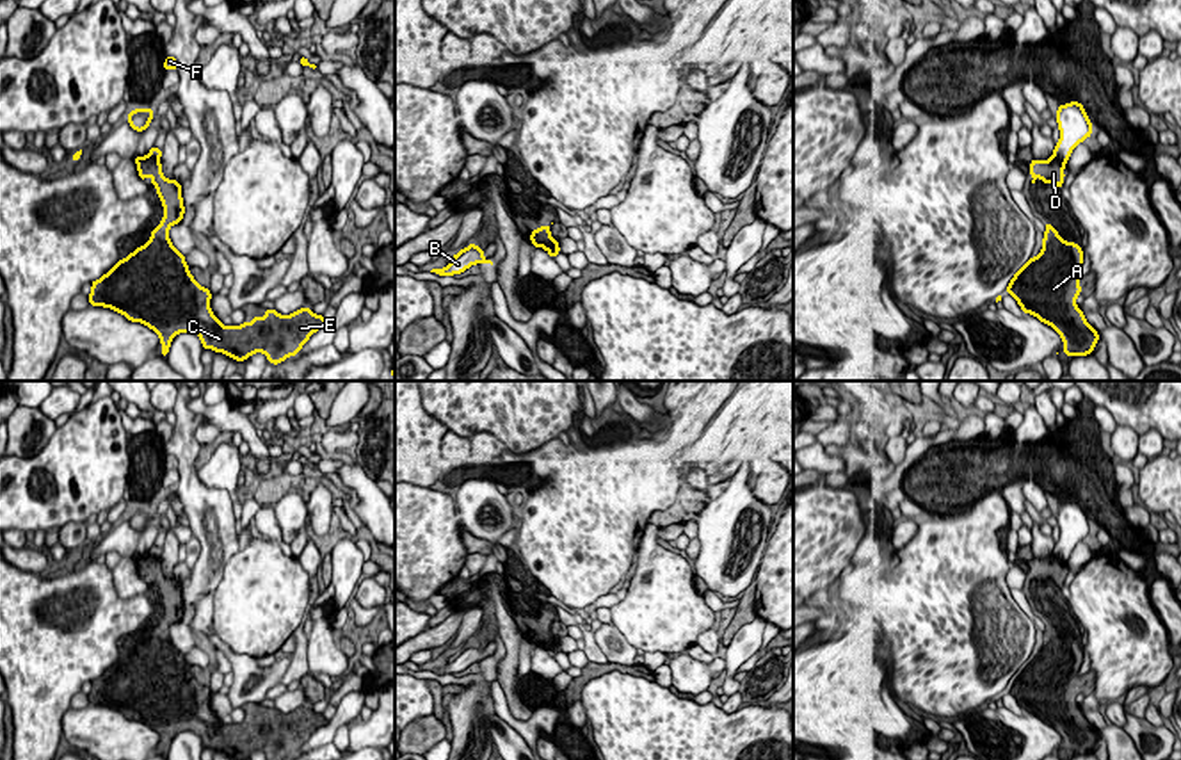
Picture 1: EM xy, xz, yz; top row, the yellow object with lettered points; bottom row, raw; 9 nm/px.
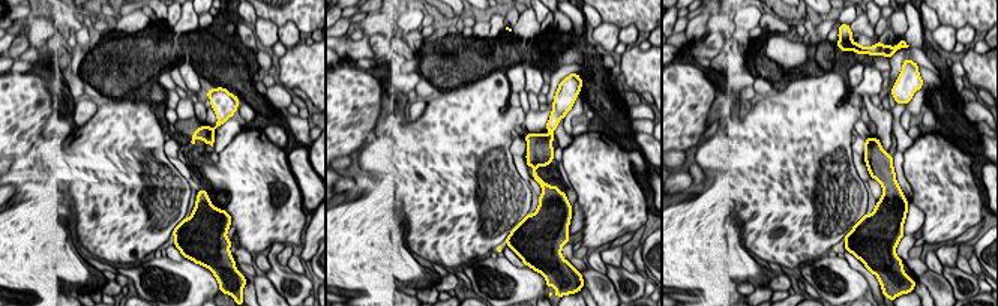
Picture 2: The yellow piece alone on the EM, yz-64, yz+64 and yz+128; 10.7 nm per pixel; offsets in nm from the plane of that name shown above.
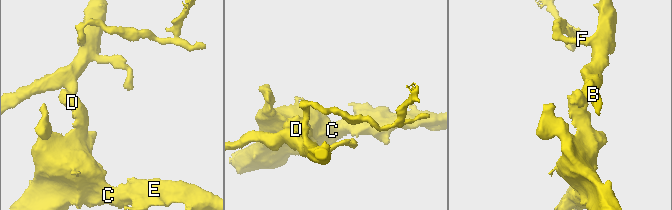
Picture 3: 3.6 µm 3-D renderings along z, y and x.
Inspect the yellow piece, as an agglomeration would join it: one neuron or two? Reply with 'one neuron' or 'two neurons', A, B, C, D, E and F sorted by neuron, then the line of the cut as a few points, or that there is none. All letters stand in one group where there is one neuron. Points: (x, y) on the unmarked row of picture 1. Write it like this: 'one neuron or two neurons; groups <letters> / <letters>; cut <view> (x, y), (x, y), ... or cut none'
two neurons; groups A C D E / B F; cut yz (1053, 554), (1064, 563)

